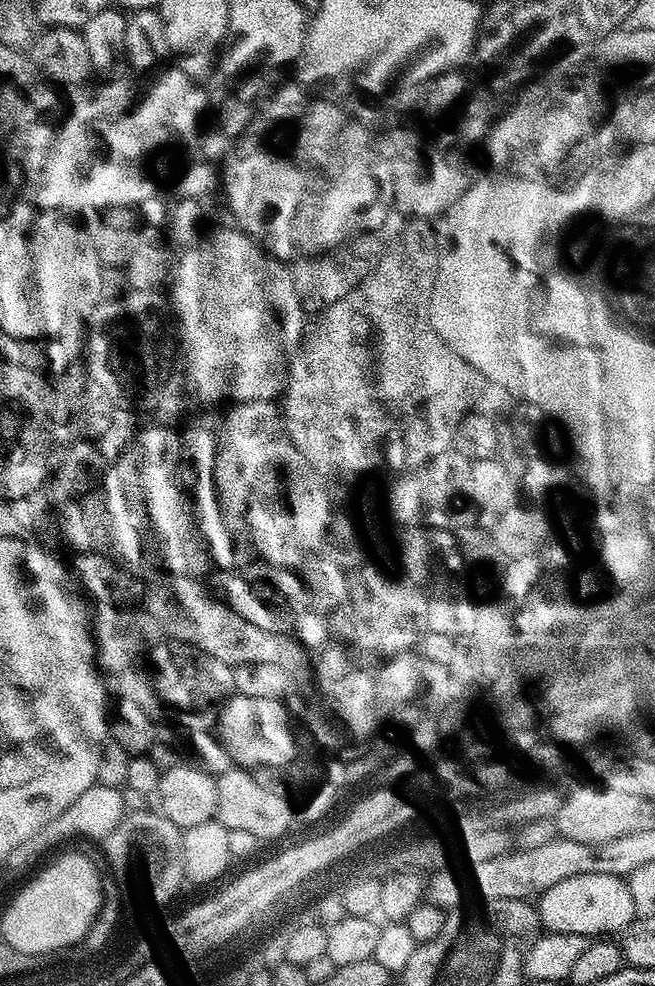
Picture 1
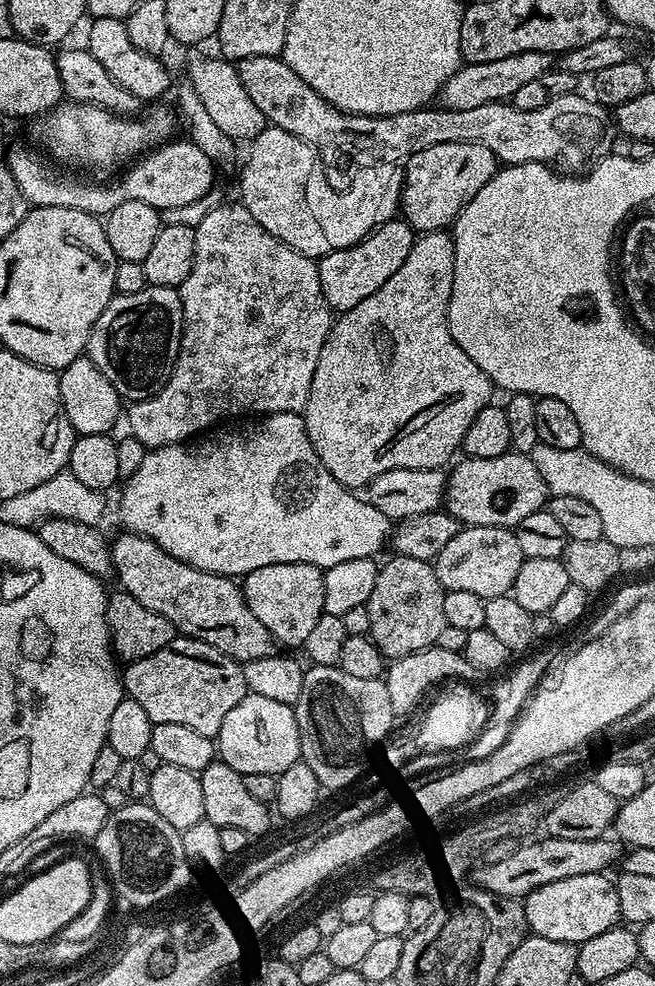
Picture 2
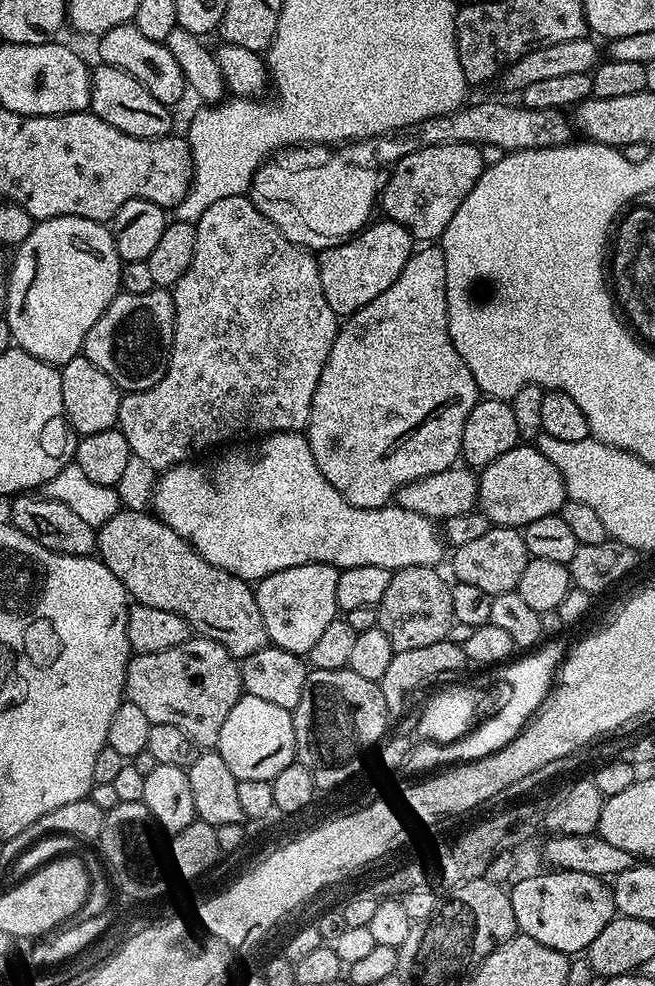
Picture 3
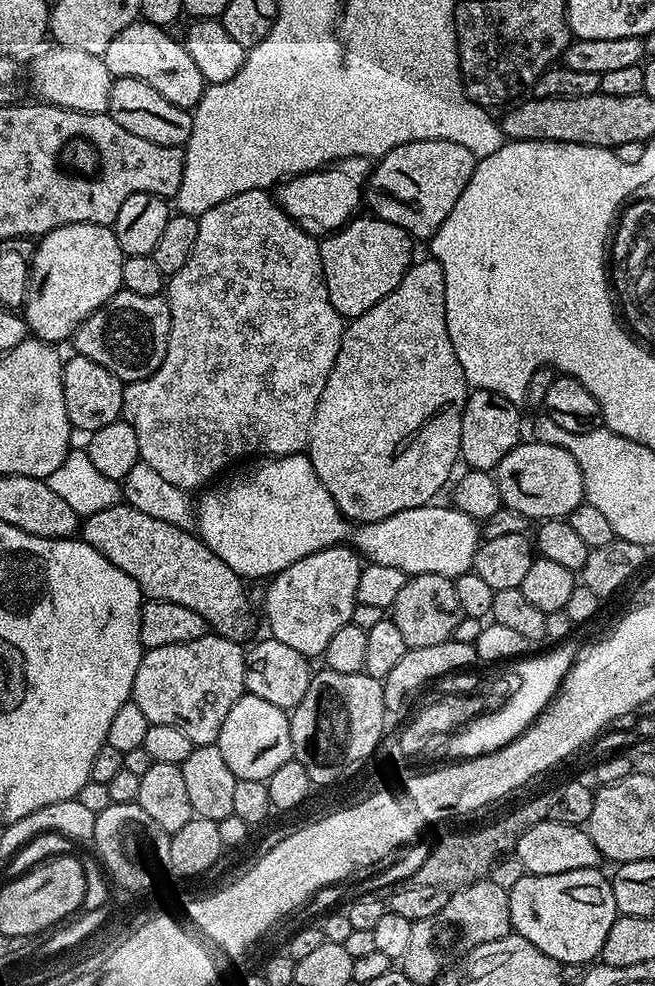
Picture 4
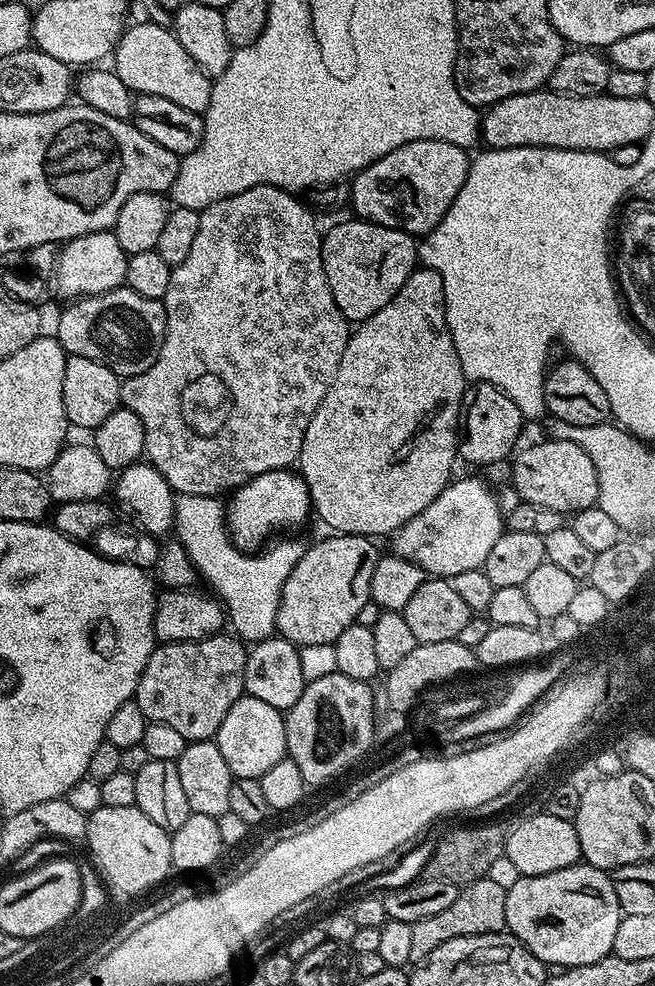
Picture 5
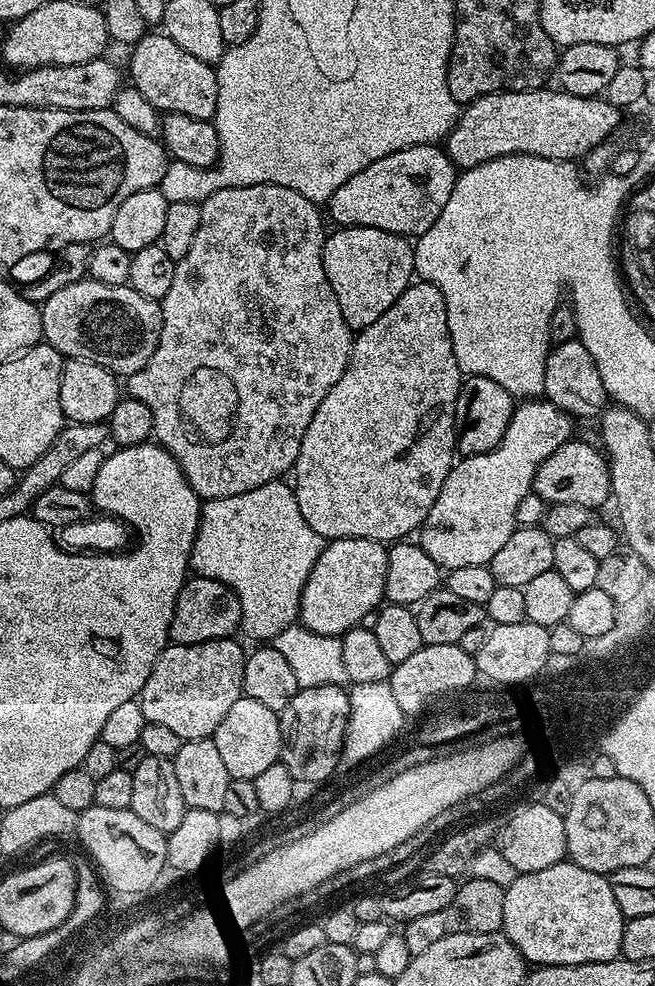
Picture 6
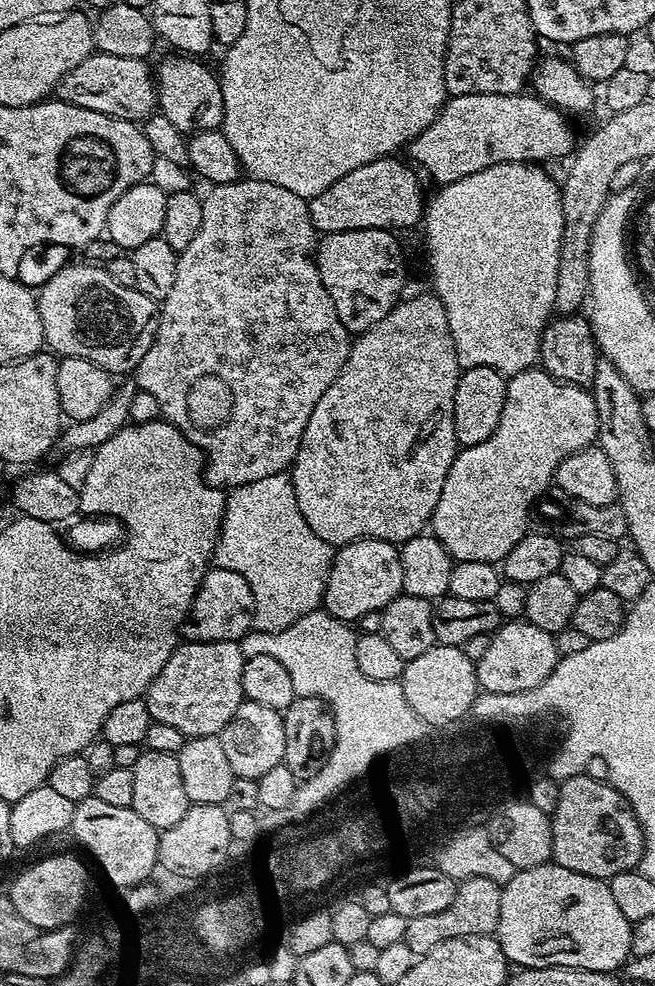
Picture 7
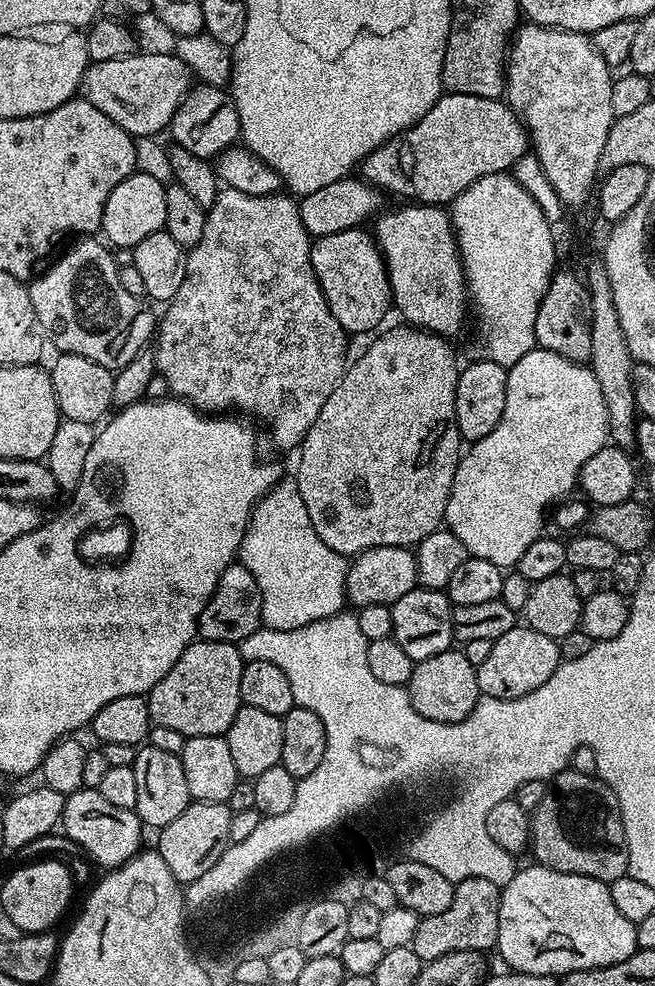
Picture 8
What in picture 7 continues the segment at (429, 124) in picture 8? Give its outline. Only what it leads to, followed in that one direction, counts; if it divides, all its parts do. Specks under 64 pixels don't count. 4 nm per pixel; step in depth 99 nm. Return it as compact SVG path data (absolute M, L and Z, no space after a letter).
M462 94L445 99L434 122L430 122L430 126L426 126L426 130L407 145L406 152L412 155L411 163L417 169L423 172L424 168L425 177L428 175L436 186L443 186L458 182L458 178L478 174L478 170L486 170L495 164L544 162L540 160L556 160L564 155L567 157L578 144L578 136L572 133L572 124L568 120L571 119L556 105L548 104L535 94Z

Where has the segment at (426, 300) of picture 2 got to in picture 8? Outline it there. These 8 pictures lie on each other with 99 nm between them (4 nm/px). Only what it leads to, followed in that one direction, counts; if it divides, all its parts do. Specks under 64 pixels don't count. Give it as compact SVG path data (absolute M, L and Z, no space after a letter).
M403 326L392 328L385 336L380 336L356 361L344 369L344 376L338 382L334 394L326 398L326 406L318 410L318 418L314 418L314 426L310 426L304 440L298 446L300 461L296 464L294 479L298 486L298 494L302 494L302 502L306 502L306 514L310 514L310 522L314 522L314 530L330 550L342 554L345 558L355 557L361 552L378 546L398 546L412 548L422 542L431 532L437 531L444 524L444 511L450 498L450 490L454 482L456 467L460 465L462 455L462 437L456 425L456 387L460 377L460 368L456 364L456 356L447 339L422 328Z

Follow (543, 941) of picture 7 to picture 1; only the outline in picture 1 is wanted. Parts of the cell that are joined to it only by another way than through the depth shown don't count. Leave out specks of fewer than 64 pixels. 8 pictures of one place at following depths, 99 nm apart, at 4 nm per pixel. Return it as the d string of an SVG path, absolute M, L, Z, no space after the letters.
M576 874L574 877L563 878L557 885L540 893L538 911L540 923L548 932L582 934L589 938L623 933L637 919L627 879L614 874Z

